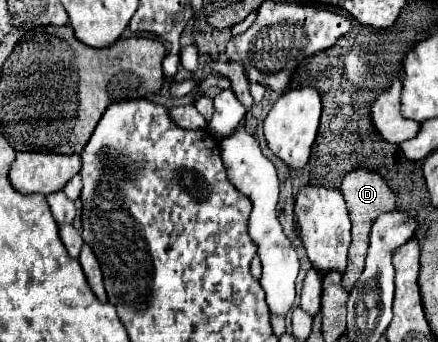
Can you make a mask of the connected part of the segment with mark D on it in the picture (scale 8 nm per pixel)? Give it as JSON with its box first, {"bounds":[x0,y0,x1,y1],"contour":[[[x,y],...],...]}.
{"bounds":[340,169,394,291],"contour":[[[354,169],[348,175],[344,175],[340,191],[346,199],[350,221],[352,221],[352,243],[350,243],[350,249],[348,249],[348,267],[342,275],[342,287],[346,291],[350,291],[354,287],[356,279],[360,277],[362,269],[364,269],[364,257],[366,257],[366,249],[368,249],[370,227],[380,213],[394,209],[394,191],[390,189],[390,185],[386,183],[386,179],[380,173],[368,171],[368,169]]]}

